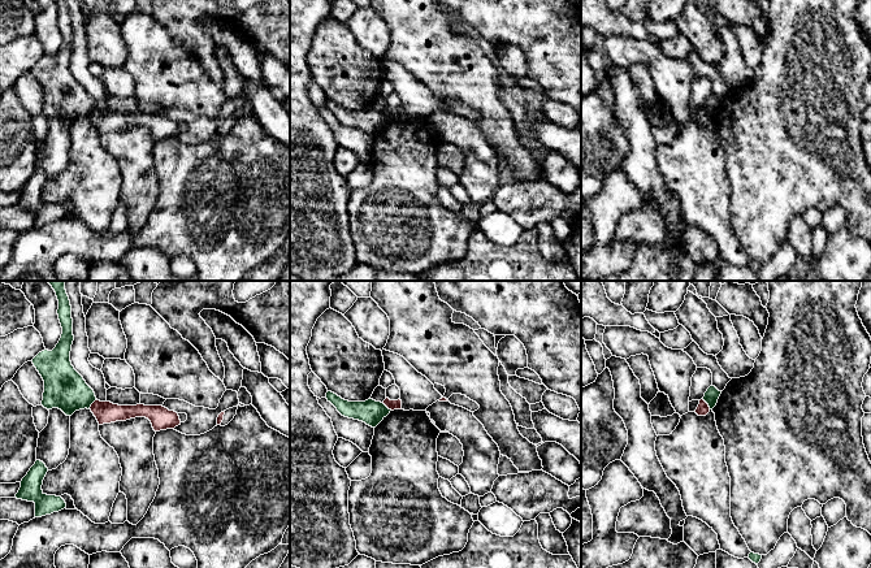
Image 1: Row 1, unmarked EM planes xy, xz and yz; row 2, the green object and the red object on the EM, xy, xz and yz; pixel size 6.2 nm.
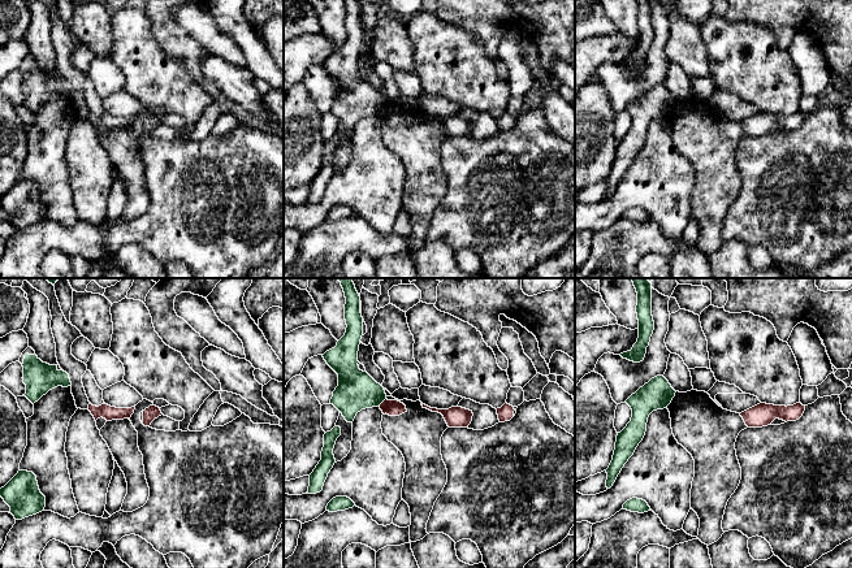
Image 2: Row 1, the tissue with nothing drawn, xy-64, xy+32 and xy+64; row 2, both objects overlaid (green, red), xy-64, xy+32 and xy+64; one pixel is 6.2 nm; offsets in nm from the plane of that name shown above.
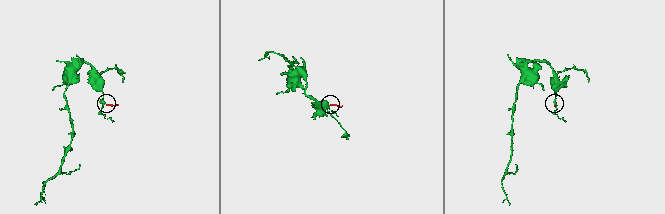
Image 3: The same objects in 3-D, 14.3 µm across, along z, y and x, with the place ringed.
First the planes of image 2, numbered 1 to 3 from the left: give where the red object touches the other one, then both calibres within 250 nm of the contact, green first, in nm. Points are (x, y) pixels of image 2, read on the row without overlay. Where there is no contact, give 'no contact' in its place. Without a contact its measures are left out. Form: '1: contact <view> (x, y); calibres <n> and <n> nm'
1: no contact
2: contact xy+32 (383, 109); calibres 240 and 100 nm
3: no contact

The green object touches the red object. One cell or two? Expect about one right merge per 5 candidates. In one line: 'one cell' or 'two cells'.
two cells

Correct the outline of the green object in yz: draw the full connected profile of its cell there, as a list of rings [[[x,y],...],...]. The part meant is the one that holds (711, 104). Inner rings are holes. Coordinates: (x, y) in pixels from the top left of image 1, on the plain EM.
[[[712,94],[707,97],[707,100],[705,101],[703,109],[708,113],[710,118],[712,118],[716,114],[720,103],[722,100],[719,100]]]

